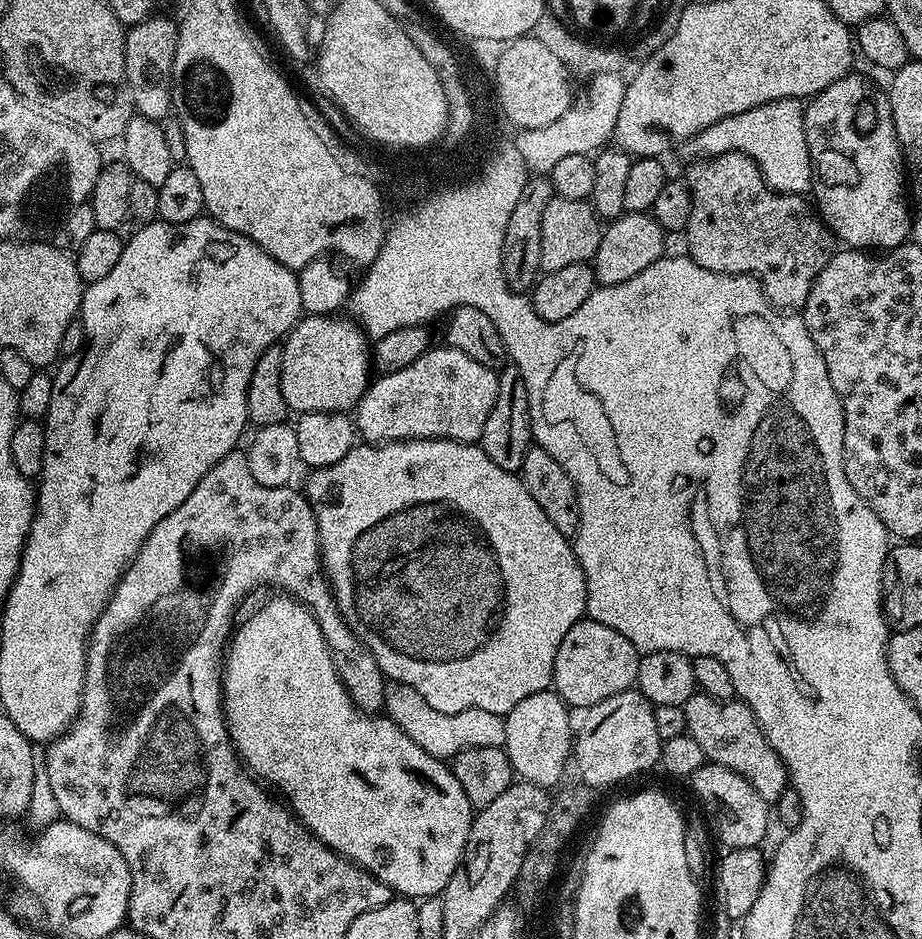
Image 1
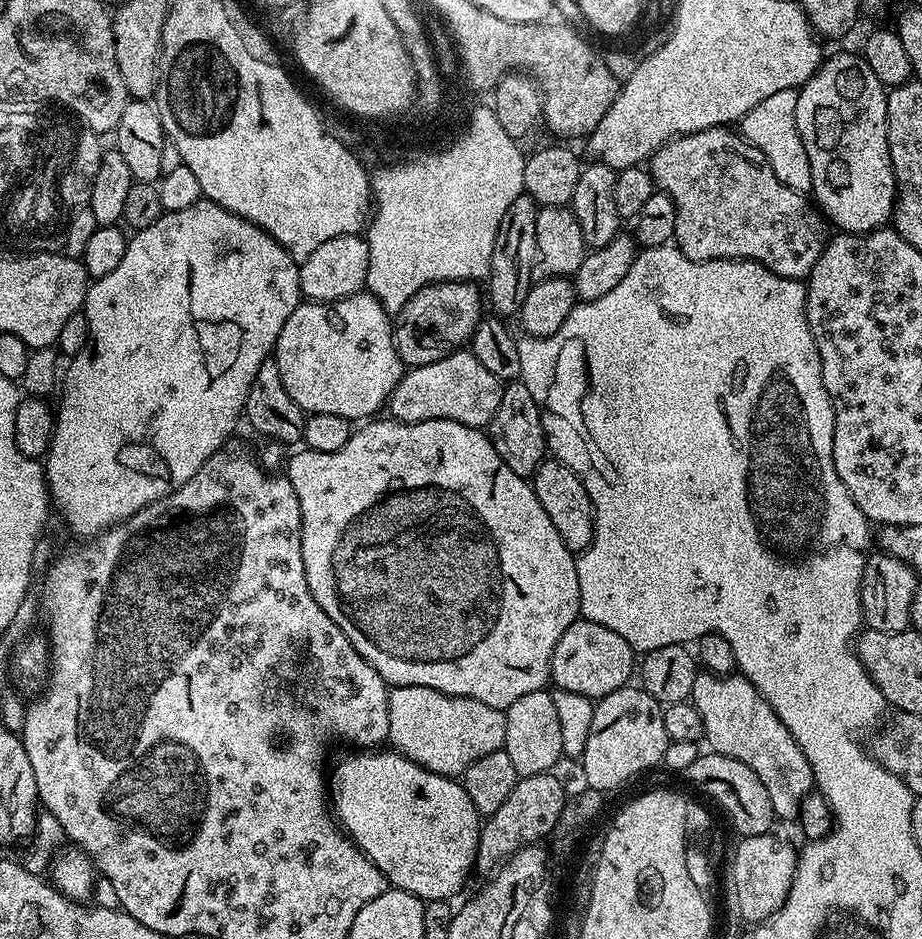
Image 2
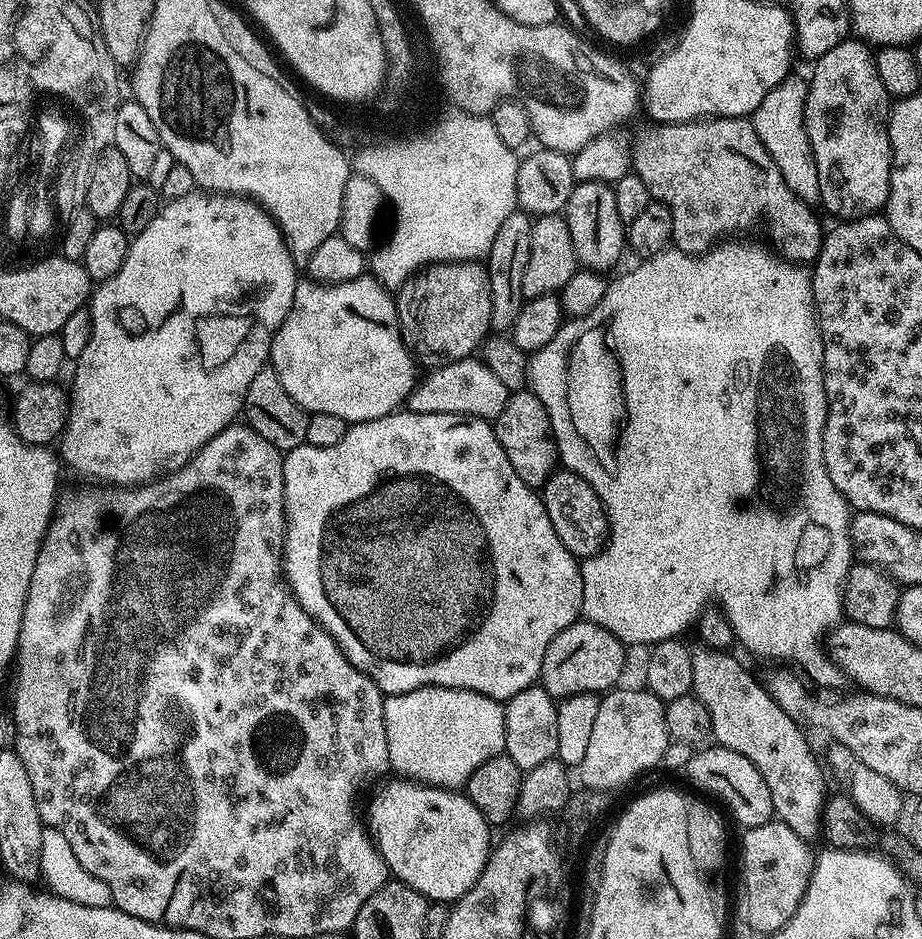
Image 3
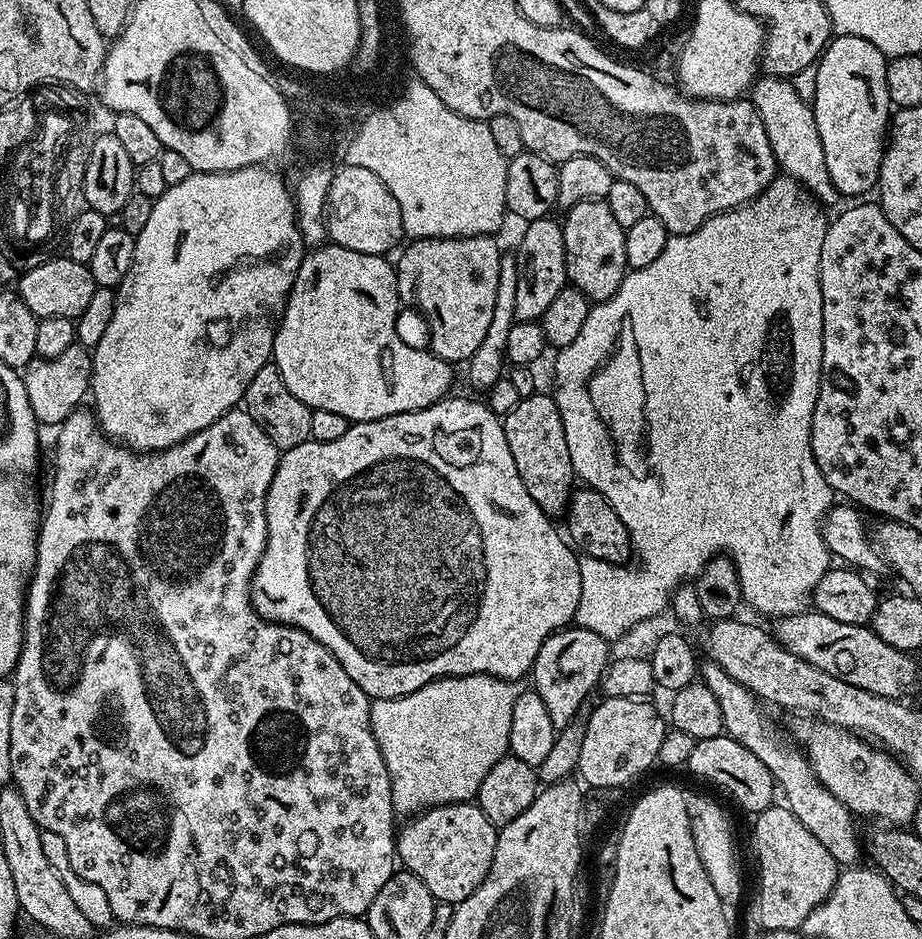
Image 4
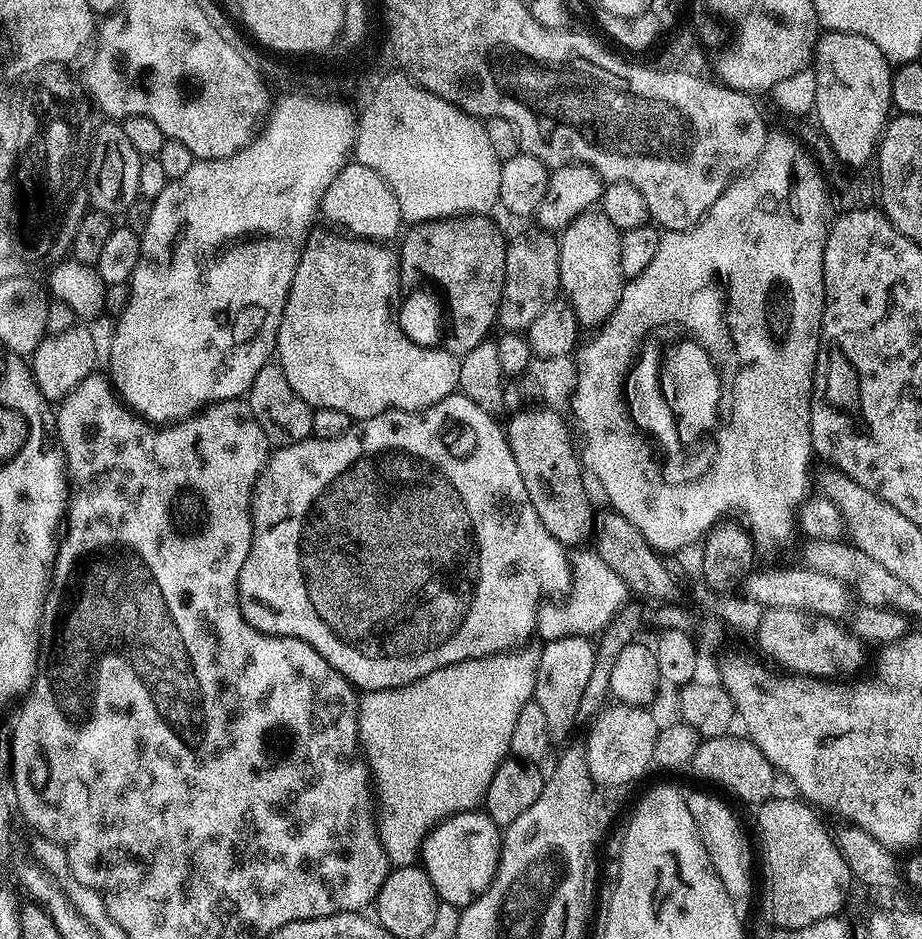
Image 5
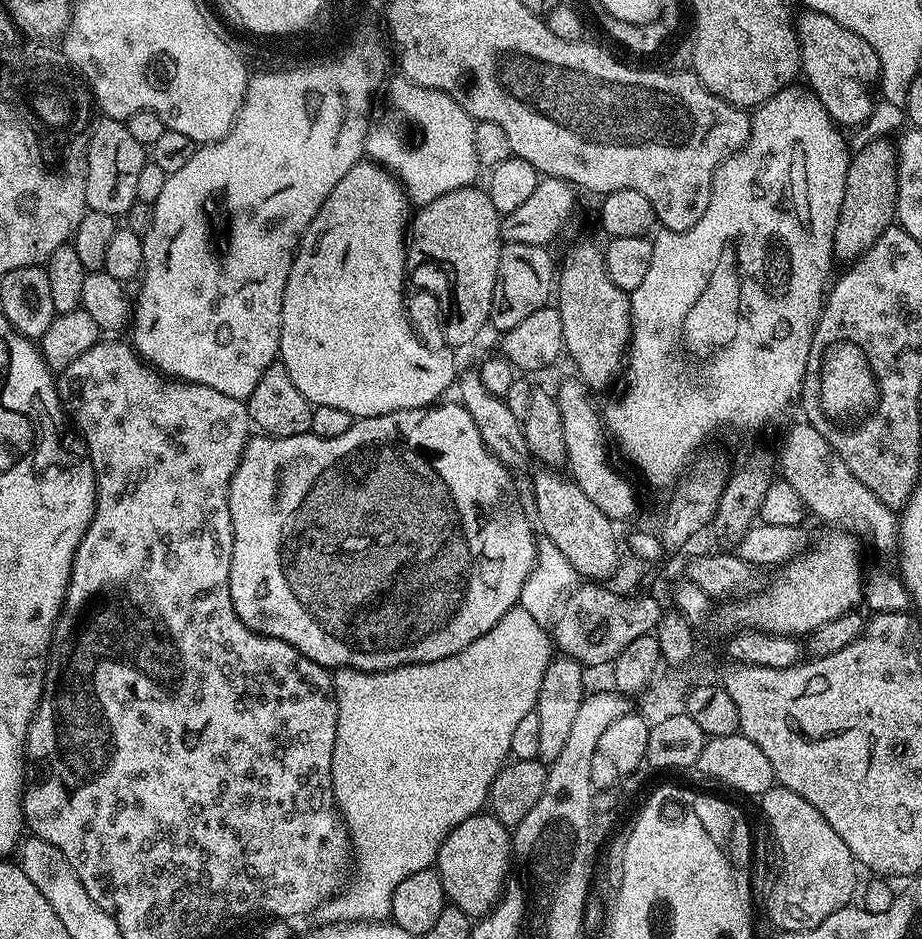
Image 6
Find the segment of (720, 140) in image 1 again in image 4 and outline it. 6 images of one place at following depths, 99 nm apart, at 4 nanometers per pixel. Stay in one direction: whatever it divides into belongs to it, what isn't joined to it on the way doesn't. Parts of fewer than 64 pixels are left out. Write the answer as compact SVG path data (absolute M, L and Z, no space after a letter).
M761 75L750 89L752 105L758 110L762 118L762 126L766 126L766 138L770 138L770 150L774 150L774 158L779 169L792 177L805 193L813 192L815 203L824 209L829 217L835 218L846 214L854 203L853 197L842 195L830 182L830 170L826 170L826 154L822 154L822 138L818 138L818 126L812 113L812 105L806 99L800 97L800 92L795 88L791 79L782 76Z

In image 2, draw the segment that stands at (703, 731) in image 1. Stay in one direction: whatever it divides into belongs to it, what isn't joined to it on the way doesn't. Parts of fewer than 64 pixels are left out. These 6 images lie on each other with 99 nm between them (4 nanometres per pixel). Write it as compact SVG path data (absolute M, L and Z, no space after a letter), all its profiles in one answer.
M706 671L694 678L690 702L698 714L702 714L707 747L726 758L746 762L746 766L758 774L758 782L766 786L766 794L770 794L773 817L795 821L804 796L814 788L812 767L810 762L806 762L802 746L794 742L794 734L790 734L790 730L782 726L782 718L774 714L770 702L762 698L745 676L715 676Z

